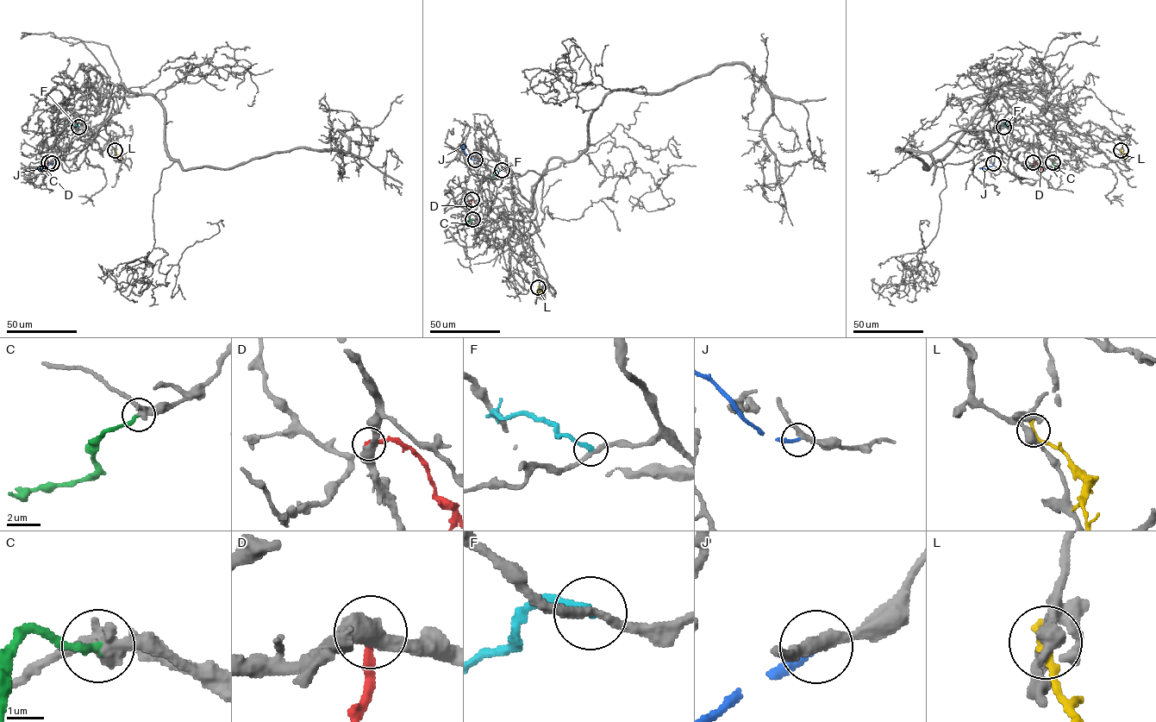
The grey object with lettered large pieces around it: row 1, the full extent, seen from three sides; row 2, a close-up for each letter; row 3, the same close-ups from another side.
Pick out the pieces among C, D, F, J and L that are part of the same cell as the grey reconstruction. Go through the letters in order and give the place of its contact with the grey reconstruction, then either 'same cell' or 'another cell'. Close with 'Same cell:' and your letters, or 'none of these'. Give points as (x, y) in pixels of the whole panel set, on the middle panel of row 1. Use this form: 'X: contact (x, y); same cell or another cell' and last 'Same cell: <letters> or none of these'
C: contact (472, 219); same cell
D: contact (471, 199); another cell
F: contact (502, 170); another cell
J: contact (475, 160); another cell
L: contact (538, 287); another cell
Same cell: C

